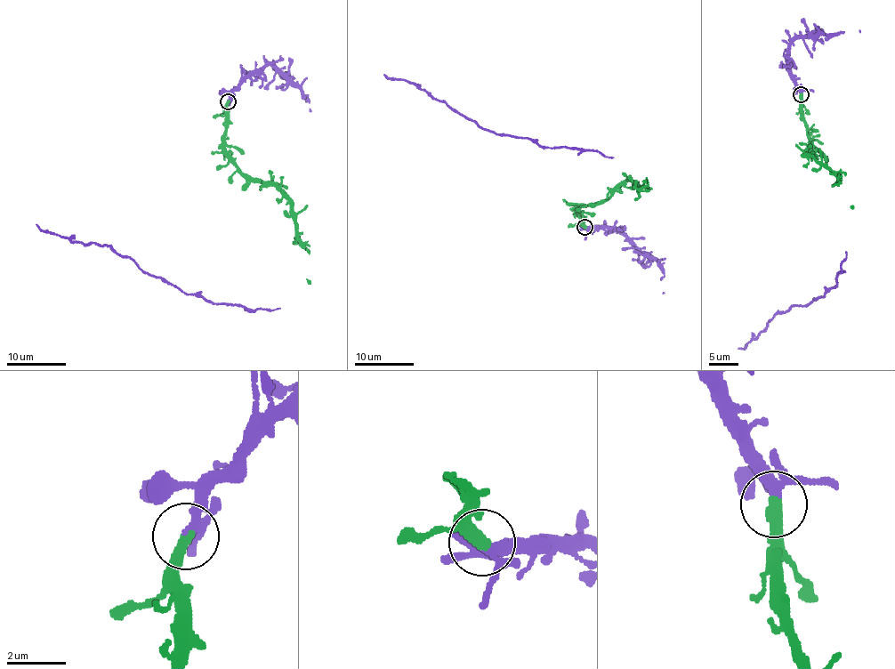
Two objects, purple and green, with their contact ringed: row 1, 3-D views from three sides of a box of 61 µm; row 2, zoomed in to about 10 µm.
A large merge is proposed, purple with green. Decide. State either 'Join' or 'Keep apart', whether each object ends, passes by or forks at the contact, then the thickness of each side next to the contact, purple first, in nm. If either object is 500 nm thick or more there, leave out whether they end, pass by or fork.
Join. At the ring purple passes by. At the ring green ends. Thickness 240 nm (purple) against 400 nm

